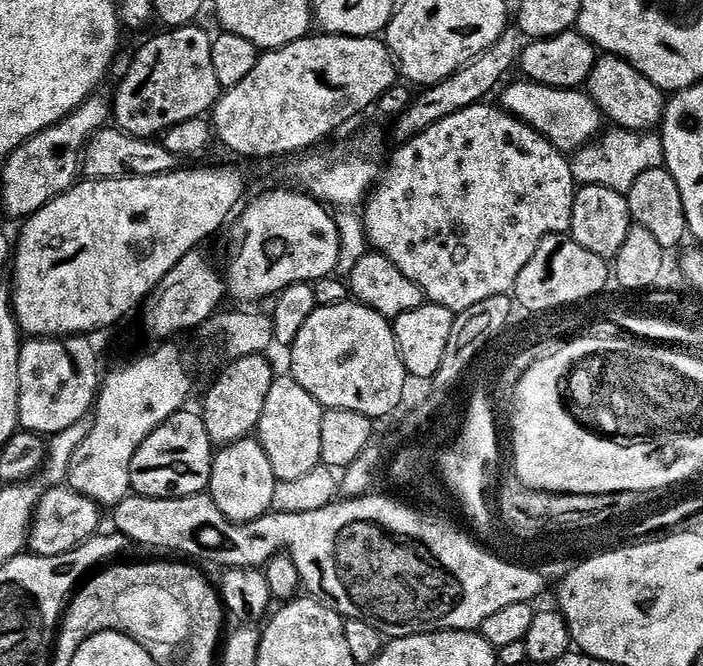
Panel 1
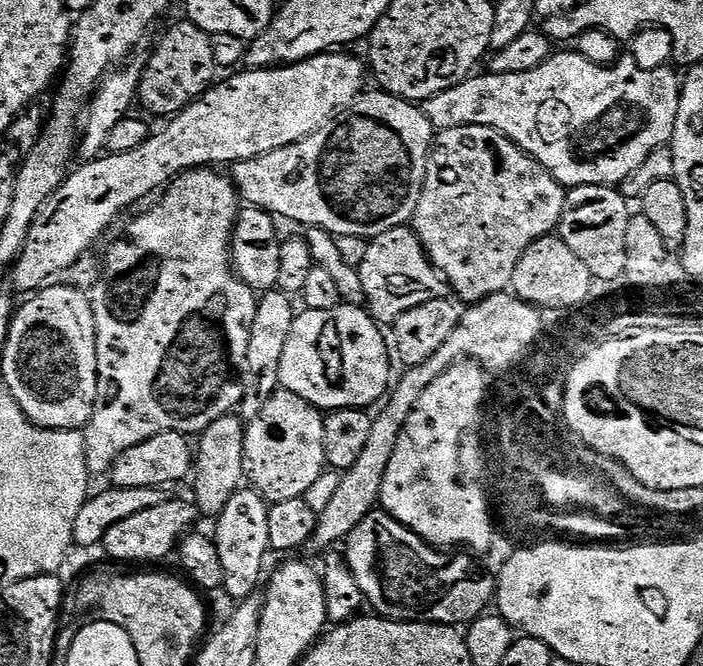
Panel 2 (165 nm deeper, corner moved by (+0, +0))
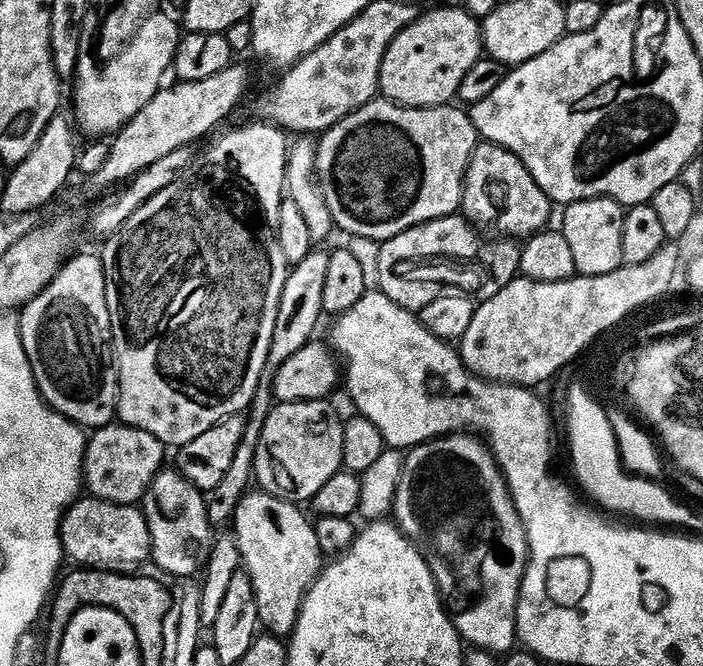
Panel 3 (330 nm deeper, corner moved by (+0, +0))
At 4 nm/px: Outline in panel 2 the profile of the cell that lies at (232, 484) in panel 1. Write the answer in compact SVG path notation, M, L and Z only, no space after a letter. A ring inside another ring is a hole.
M241 487L226 503L225 509L215 521L214 539L218 558L222 558L222 574L224 575L223 591L233 596L233 601L239 602L253 595L260 584L260 575L264 572L264 559L270 556L268 539L269 501L251 487Z

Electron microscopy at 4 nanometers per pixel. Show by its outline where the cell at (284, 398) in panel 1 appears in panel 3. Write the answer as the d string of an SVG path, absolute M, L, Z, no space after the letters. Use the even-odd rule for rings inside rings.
M323 400L297 404L277 403L262 430L257 446L254 480L274 498L297 506L315 501L316 496L341 471L345 421Z

